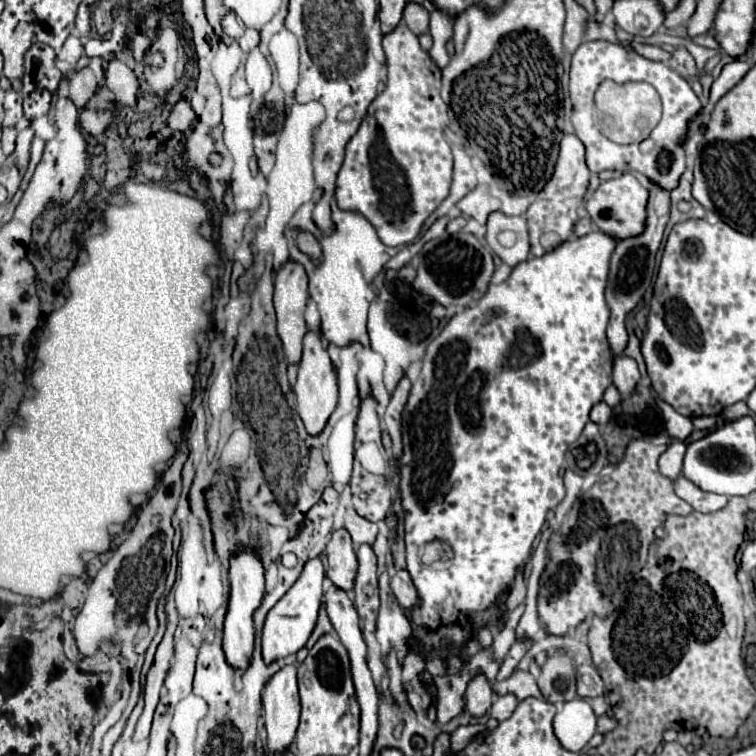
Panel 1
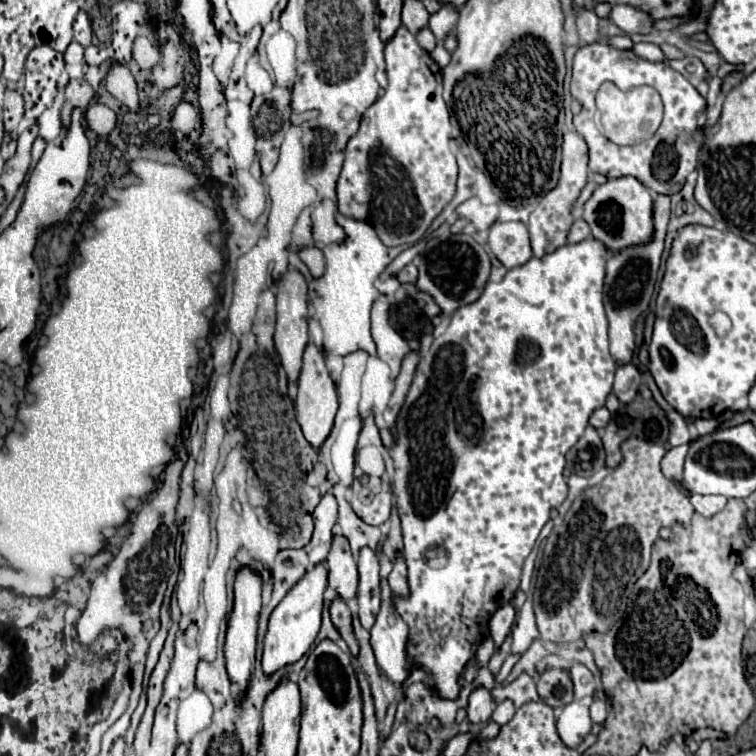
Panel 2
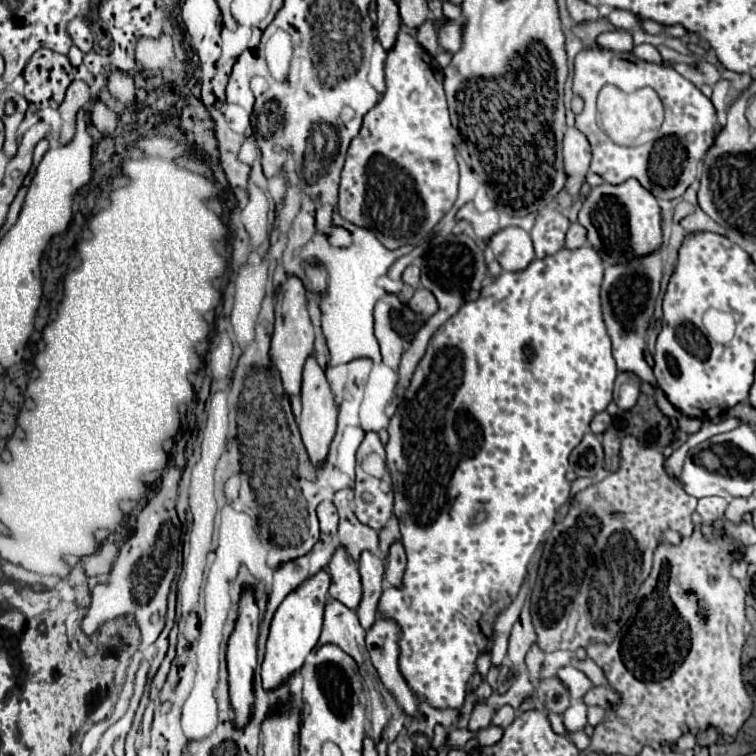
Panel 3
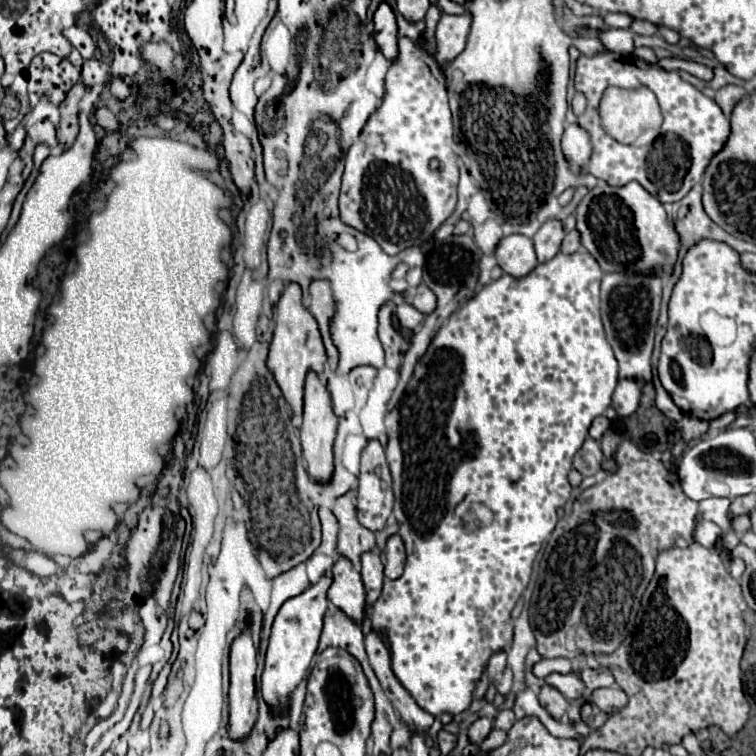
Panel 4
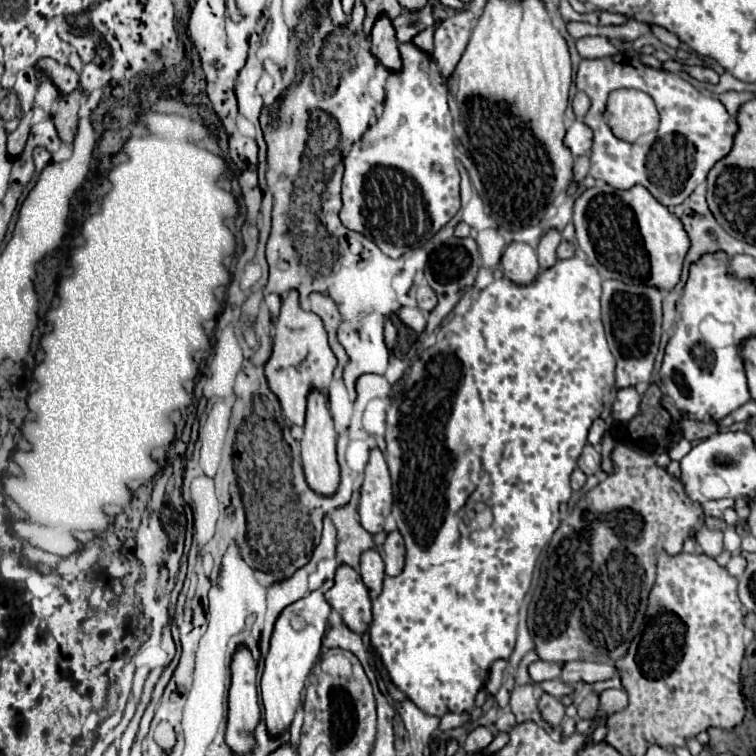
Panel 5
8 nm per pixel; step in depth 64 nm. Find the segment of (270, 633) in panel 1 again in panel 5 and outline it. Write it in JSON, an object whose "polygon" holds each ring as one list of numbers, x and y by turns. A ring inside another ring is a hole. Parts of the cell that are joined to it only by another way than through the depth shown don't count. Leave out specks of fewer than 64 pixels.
{"polygon":[[332,580,324,582,316,592,304,596,302,600,286,606,276,620,272,642,270,642,270,652,266,656,266,666,260,682,262,690,262,704,266,710,266,728,268,736,272,740,280,738,294,722,296,710,302,706,302,690,304,682,314,666,314,662,320,656,322,640,328,630,328,618,330,618,330,604,326,602,324,594,332,588]]}

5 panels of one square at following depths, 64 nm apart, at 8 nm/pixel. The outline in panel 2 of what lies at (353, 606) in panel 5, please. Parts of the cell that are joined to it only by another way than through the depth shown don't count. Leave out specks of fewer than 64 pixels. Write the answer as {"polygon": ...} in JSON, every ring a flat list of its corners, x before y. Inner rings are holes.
{"polygon":[[336,536,328,556,328,582,342,600,354,600,358,592,358,570,344,536]]}

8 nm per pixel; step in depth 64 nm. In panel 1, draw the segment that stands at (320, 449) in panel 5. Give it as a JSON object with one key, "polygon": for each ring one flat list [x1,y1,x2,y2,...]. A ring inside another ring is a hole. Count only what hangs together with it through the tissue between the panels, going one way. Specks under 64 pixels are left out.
{"polygon":[[308,332,304,338,304,354,298,364,298,380,294,392,298,398,298,414,306,426,306,432,310,436,318,436,338,406,338,386,336,386,336,372,328,358,328,352,314,332]]}

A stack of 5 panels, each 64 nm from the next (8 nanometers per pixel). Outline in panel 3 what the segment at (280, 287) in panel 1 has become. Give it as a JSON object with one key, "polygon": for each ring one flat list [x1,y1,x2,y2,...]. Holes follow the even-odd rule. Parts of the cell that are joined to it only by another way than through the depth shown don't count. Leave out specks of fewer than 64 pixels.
{"polygon":[[290,276,286,284,278,290,276,294,276,326,272,334,272,346,270,346,270,356,272,364,276,364,276,370,282,376,282,384,286,394,300,396,300,384,302,384,302,368,308,356,314,356,314,326,306,308,306,290,300,282,300,278]]}

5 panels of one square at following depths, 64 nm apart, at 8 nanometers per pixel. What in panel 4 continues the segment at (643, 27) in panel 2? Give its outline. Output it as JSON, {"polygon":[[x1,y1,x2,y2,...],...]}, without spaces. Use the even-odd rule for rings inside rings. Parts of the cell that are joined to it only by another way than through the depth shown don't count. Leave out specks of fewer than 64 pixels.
{"polygon":[[606,14,604,16,604,24,608,28,628,28,632,22,632,18,628,14]]}

